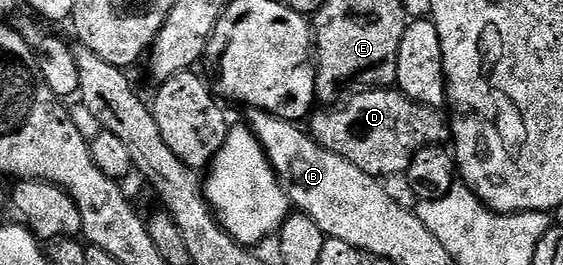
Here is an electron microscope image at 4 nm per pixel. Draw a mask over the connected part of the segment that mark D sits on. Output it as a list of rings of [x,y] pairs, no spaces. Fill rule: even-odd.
[[[395,88],[361,90],[335,108],[320,109],[307,119],[310,137],[323,150],[350,160],[354,168],[362,168],[372,178],[389,180],[395,174],[403,175],[418,151],[447,143],[450,138],[449,119],[443,118],[437,107],[418,104]]]

